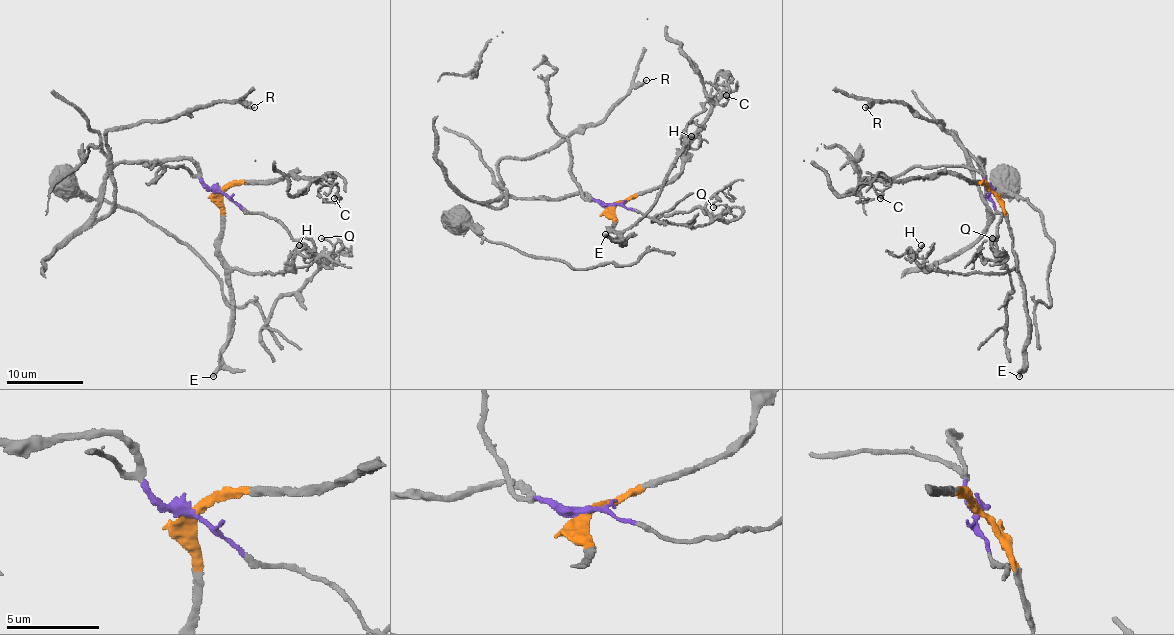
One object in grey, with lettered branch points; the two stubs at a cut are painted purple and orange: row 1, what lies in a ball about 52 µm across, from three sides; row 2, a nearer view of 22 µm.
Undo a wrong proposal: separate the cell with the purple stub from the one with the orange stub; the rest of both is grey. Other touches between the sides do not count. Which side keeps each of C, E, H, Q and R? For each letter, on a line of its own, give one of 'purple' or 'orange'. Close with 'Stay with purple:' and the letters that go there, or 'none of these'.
C: orange
E: orange
H: orange
Q: purple
R: purple
Stay with purple: Q, R

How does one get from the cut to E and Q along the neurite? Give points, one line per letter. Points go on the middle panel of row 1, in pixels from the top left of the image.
E: (614, 206), (612, 229), (623, 240), (614, 240), (604, 234)
Q: (614, 206), (637, 209), (650, 217), (698, 208), (718, 215), (725, 206), (714, 208)

